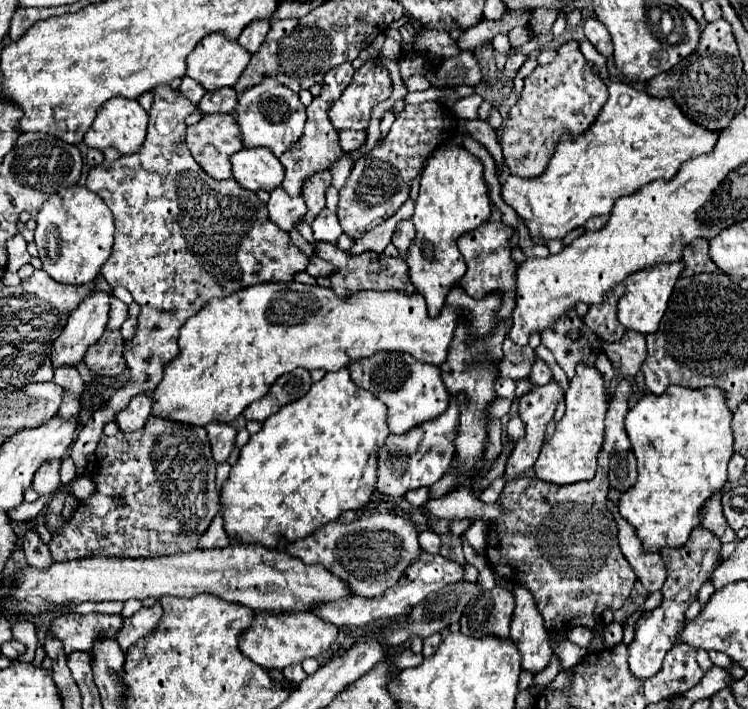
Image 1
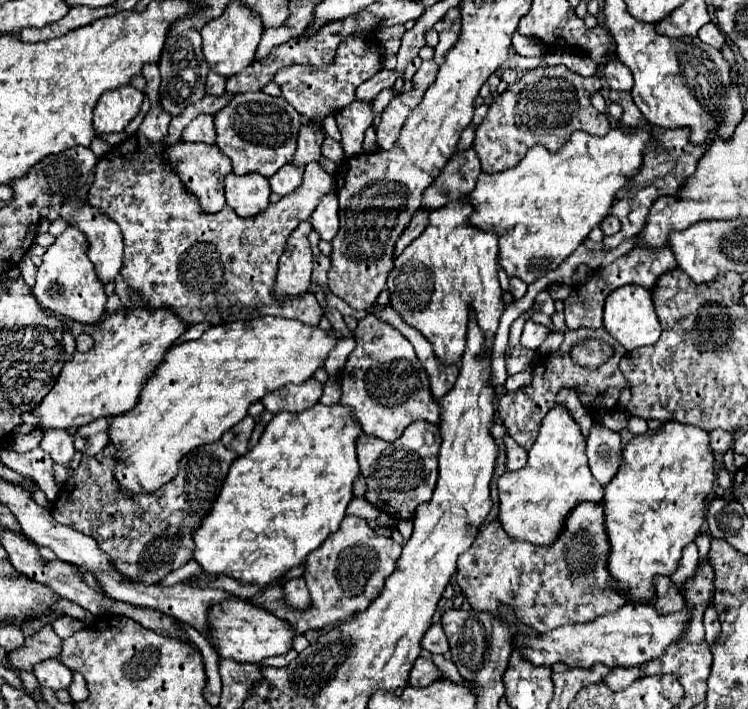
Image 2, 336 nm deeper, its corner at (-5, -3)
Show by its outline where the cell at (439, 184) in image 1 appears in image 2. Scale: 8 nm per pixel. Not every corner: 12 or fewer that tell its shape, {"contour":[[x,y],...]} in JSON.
{"contour":[[467,198],[395,258],[389,304],[461,362],[469,310],[489,350],[505,310],[499,238]]}

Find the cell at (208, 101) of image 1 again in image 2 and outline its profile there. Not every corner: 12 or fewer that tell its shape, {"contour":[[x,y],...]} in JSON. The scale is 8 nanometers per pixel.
{"contour":[[197,116],[181,134],[183,142],[215,144],[213,116]]}

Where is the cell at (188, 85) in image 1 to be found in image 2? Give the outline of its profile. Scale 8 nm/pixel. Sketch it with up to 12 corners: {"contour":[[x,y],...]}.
{"contour":[[209,72],[207,94],[221,96],[225,92],[227,78]]}

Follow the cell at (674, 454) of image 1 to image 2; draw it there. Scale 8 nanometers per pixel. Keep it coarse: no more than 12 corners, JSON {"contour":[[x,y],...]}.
{"contour":[[665,422],[603,488],[607,570],[653,598],[697,538],[709,434]]}

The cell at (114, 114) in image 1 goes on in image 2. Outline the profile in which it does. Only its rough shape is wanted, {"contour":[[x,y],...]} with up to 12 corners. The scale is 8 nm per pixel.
{"contour":[[131,84],[105,92],[93,110],[95,130],[123,132],[143,92]]}

